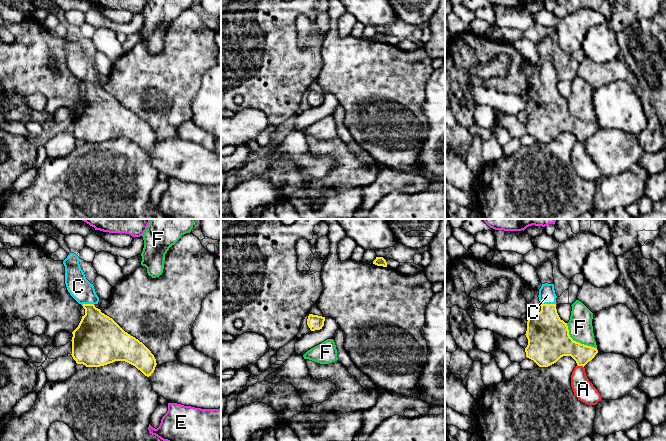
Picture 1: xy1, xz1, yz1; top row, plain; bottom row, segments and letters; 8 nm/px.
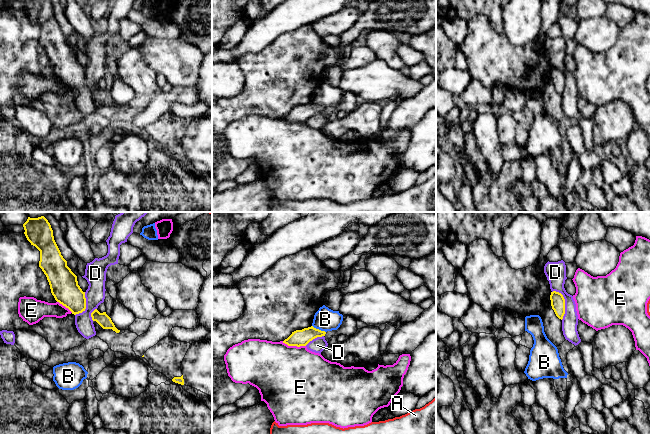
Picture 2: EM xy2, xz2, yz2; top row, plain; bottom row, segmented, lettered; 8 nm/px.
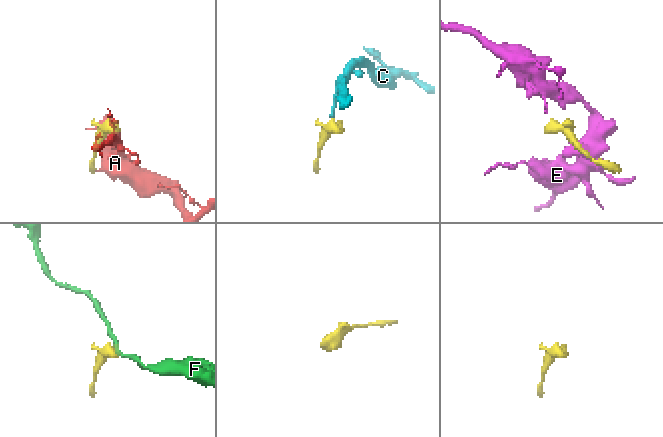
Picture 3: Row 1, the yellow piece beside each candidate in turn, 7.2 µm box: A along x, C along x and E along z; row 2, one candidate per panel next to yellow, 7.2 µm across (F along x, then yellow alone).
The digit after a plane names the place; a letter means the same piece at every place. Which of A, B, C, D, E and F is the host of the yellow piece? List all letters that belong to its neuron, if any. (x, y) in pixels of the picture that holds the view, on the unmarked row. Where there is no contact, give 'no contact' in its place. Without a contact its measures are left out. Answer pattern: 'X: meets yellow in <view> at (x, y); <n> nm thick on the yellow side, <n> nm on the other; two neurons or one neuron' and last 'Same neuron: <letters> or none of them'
A: meets yellow in yz1 at (580, 141); 220 nm thick on the yellow side, 170 nm on the other; two neurons
B: meets yellow in xz2 at (318, 105); 130 nm thick on the yellow side, 190 nm on the other; two neurons
C: meets yellow in yz1 at (549, 80); 320 nm thick on the yellow side, 130 nm on the other; one neuron
D: meets yellow in yz2 at (564, 79); 110 nm thick on the yellow side, 160 nm on the other; two neurons
E: meets yellow in xz2 at (294, 121); 130 nm thick on the yellow side, 480 nm on the other; two neurons
F: meets yellow in yz1 at (577, 118); 340 nm thick on the yellow side, 190 nm on the other; two neurons
Same neuron: C

